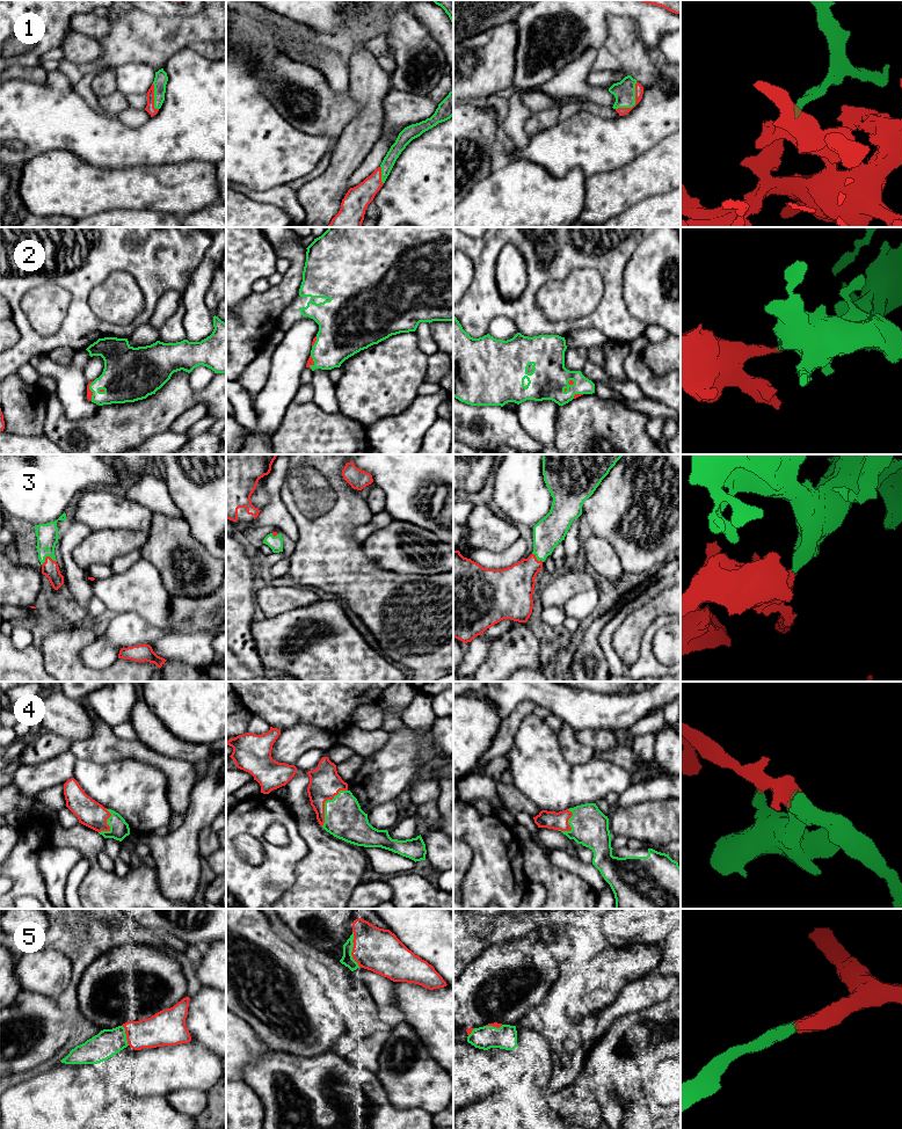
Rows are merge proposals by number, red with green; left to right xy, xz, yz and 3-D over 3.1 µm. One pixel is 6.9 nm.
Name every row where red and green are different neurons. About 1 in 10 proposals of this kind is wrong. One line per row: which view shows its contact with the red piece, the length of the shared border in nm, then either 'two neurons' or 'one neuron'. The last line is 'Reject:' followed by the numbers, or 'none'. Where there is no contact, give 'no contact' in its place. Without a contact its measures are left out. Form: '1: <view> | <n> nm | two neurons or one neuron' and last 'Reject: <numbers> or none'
1: yz | 240 nm | one neuron
2: xy | 140 nm | one neuron
3: xy | 110 nm | one neuron
4: xz | 320 nm | one neuron
5: xz | 260 nm | one neuron
Reject: none

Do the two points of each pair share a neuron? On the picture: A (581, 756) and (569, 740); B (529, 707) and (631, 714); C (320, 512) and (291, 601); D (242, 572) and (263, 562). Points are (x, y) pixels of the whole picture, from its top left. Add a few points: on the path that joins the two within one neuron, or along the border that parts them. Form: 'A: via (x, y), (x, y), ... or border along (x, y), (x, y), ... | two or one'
A: via (577, 752), (569, 743) | one
B: border along (536, 704), (530, 700), (523, 700), (510, 714) | two
C: border along (298, 585), (310, 589) | two
D: border along (256, 561), (259, 569) | two

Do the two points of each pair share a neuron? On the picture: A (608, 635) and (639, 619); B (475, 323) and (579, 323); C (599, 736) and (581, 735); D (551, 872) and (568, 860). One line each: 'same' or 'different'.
A: different
B: same
C: same
D: different

